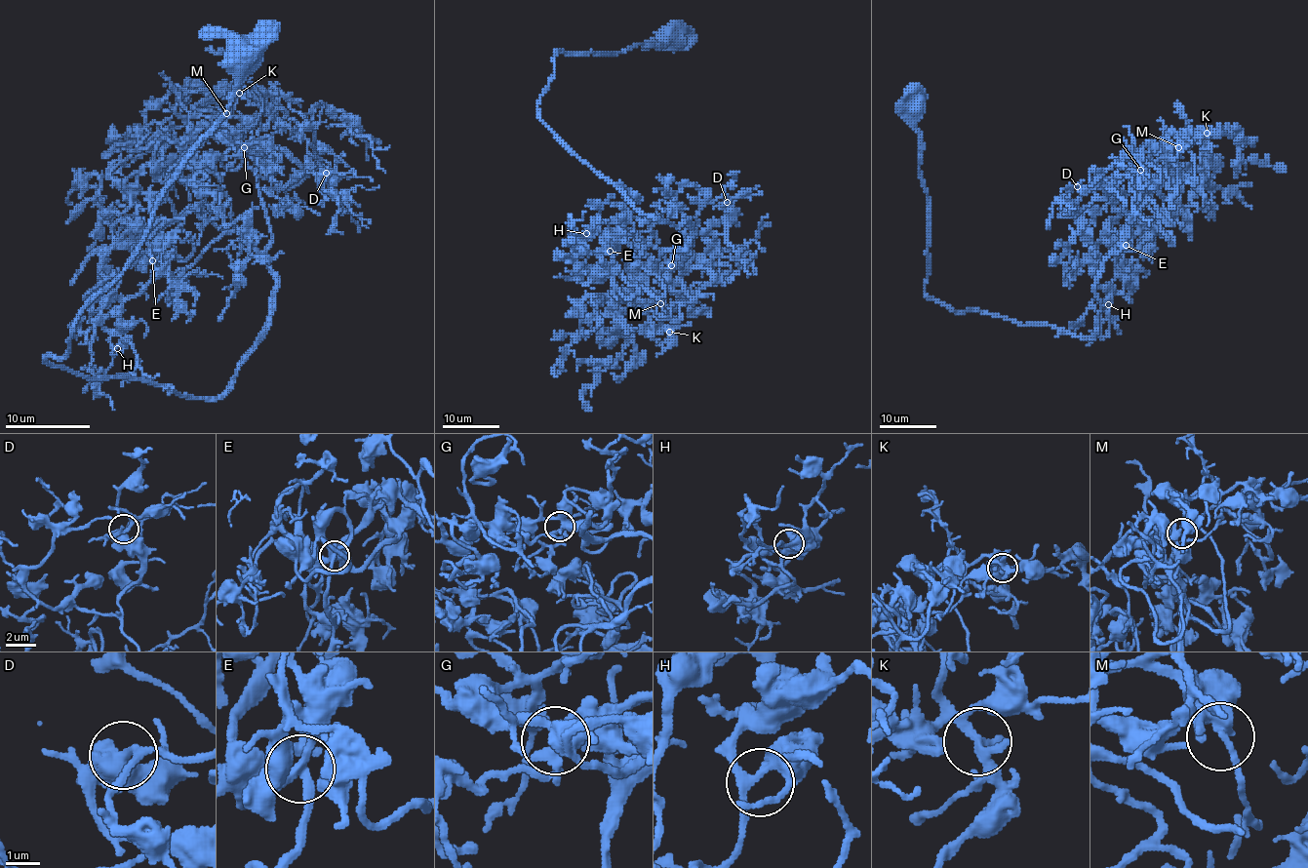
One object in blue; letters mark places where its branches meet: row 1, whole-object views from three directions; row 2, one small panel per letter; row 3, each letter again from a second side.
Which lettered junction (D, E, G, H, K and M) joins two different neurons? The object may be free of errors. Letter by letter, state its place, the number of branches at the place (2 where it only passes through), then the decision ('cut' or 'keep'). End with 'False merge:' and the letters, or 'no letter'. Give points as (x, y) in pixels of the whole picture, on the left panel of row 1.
D: (326, 173) | 4 | keep
E: (152, 260) | 4 | keep
G: (244, 147) | 4 | keep
H: (117, 348) | 3 | keep
K: (239, 93) | 4 | keep
M: (226, 113) | 4 | keep
False merge: no letter

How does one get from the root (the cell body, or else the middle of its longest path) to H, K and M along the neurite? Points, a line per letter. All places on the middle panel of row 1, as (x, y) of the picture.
H: (664, 40), (558, 50), (537, 111), (693, 235), (635, 256), (586, 233)
K: (664, 40), (558, 50), (537, 111), (637, 210), (690, 222), (682, 267), (661, 266), (686, 289), (669, 332)
M: (664, 40), (558, 50), (537, 104), (637, 210), (690, 222), (660, 278), (686, 291), (666, 317), (660, 303)

